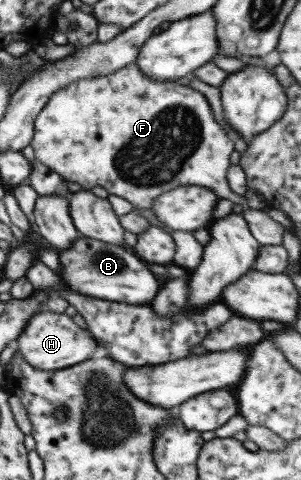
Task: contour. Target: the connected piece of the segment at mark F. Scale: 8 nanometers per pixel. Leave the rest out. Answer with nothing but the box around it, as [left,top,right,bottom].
[29,62,248,212]

